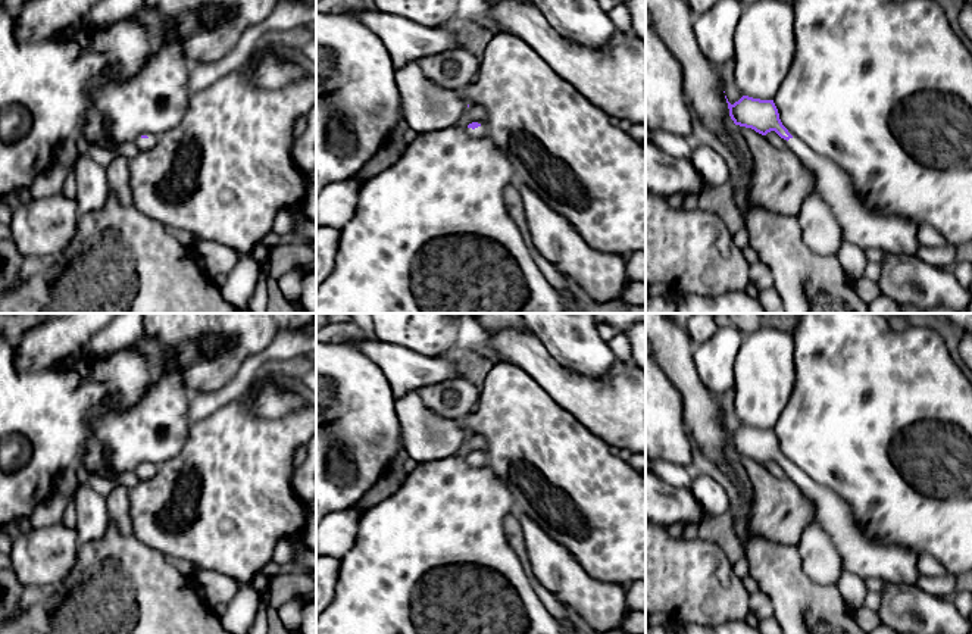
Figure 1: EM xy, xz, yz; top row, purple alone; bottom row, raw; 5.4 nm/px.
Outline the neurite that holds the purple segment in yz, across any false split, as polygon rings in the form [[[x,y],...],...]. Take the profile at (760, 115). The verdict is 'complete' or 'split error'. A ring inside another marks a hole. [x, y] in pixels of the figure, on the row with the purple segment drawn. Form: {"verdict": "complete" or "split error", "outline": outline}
{"verdict": "split error", "outline": [[[743,96],[734,104],[728,99],[726,103],[735,125],[751,128],[762,135],[775,131],[788,141],[788,147],[812,169],[816,193],[840,222],[844,241],[857,244],[865,252],[878,249],[894,256],[918,253],[921,247],[918,240],[919,225],[903,216],[879,215],[868,210],[843,169],[788,132],[779,119],[773,100]]]}

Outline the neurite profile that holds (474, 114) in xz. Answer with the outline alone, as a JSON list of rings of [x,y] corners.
[[[469,106],[463,112],[463,116],[460,118],[459,124],[462,128],[468,128],[472,122],[484,122],[487,118],[487,109],[482,106]]]

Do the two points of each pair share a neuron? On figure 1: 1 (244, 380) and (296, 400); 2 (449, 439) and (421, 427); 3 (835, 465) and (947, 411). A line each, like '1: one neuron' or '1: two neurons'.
1: two neurons
2: one neuron
3: one neuron

